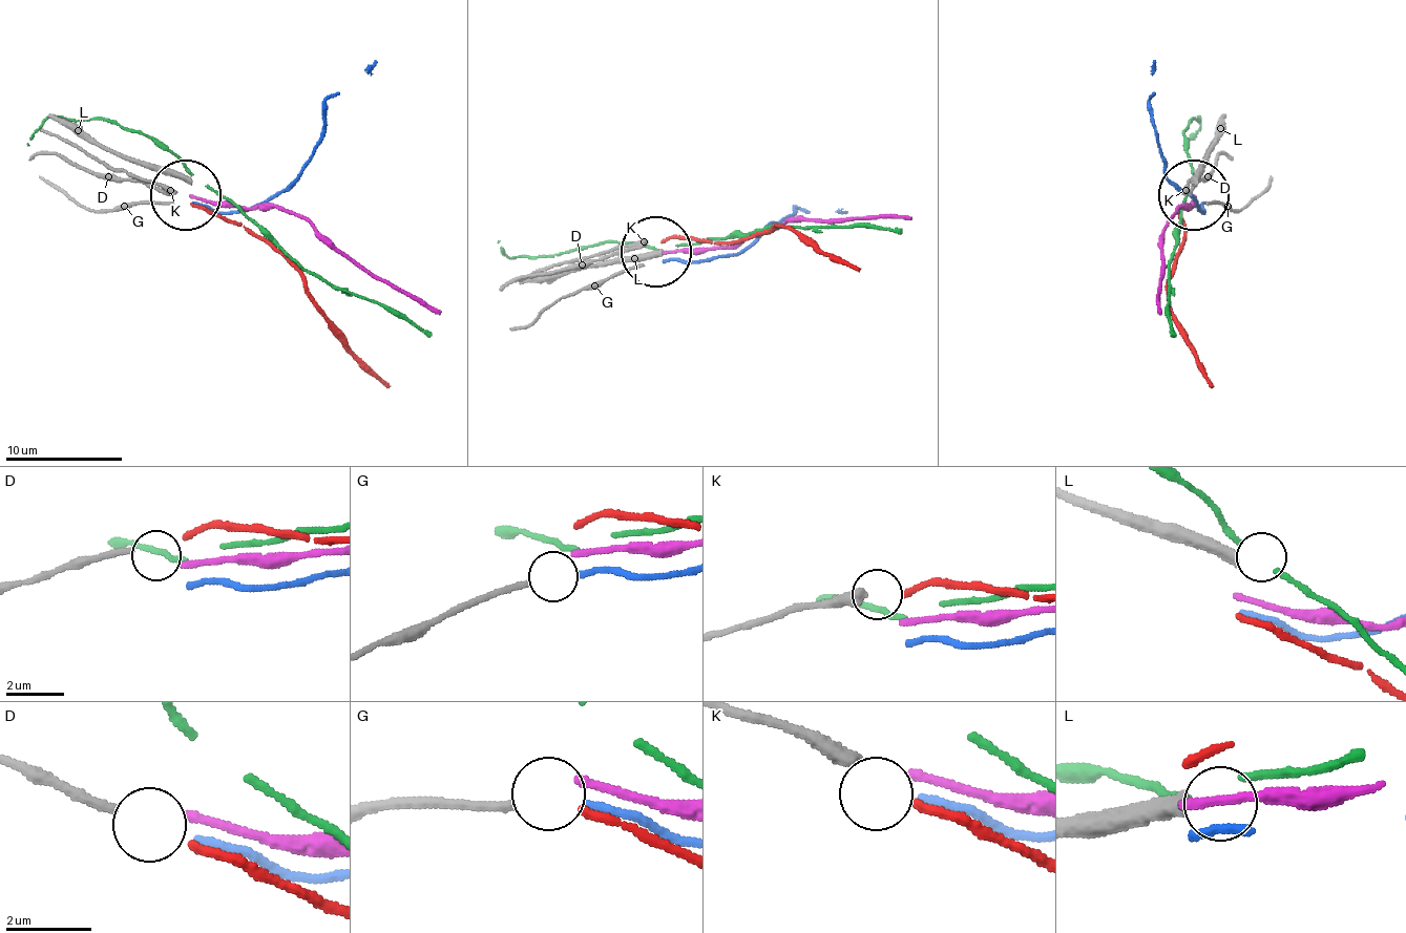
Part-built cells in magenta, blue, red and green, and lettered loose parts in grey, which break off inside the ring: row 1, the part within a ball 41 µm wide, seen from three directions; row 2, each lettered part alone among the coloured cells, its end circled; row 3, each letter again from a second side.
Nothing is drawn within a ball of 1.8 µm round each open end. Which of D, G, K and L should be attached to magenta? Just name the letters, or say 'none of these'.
none of these

